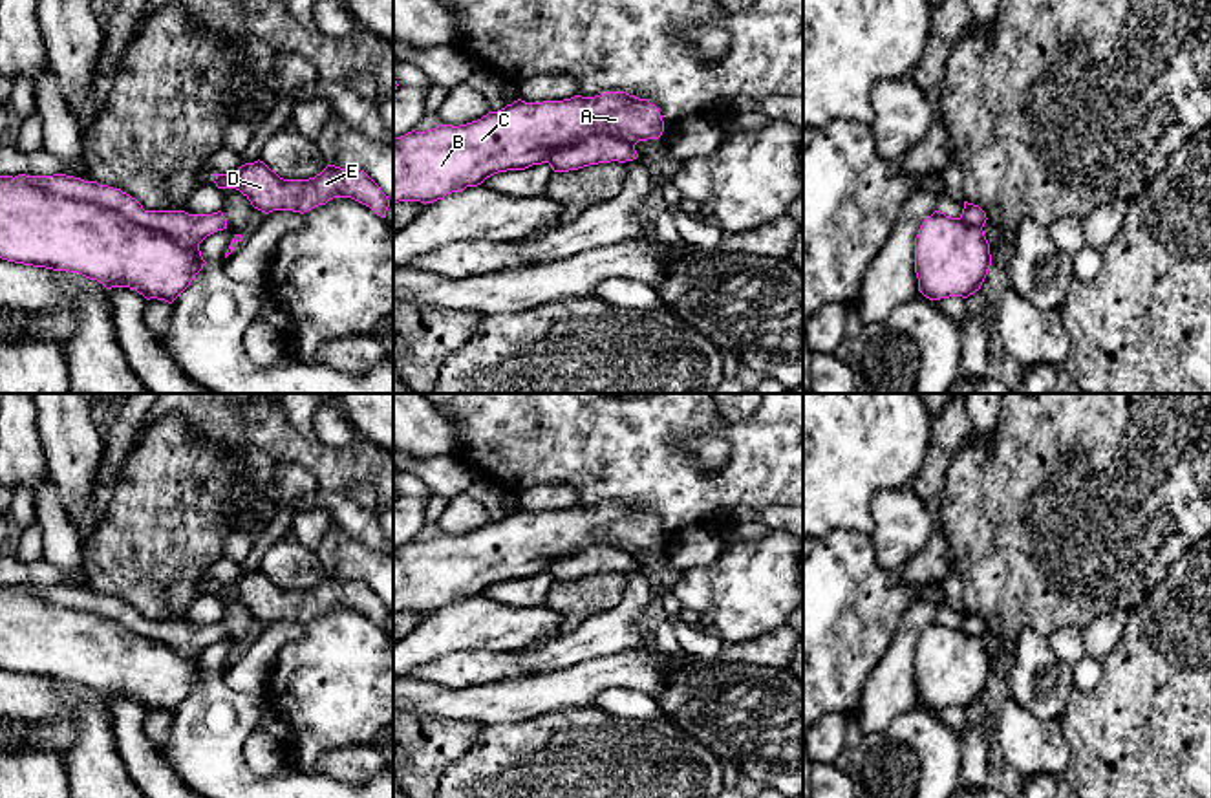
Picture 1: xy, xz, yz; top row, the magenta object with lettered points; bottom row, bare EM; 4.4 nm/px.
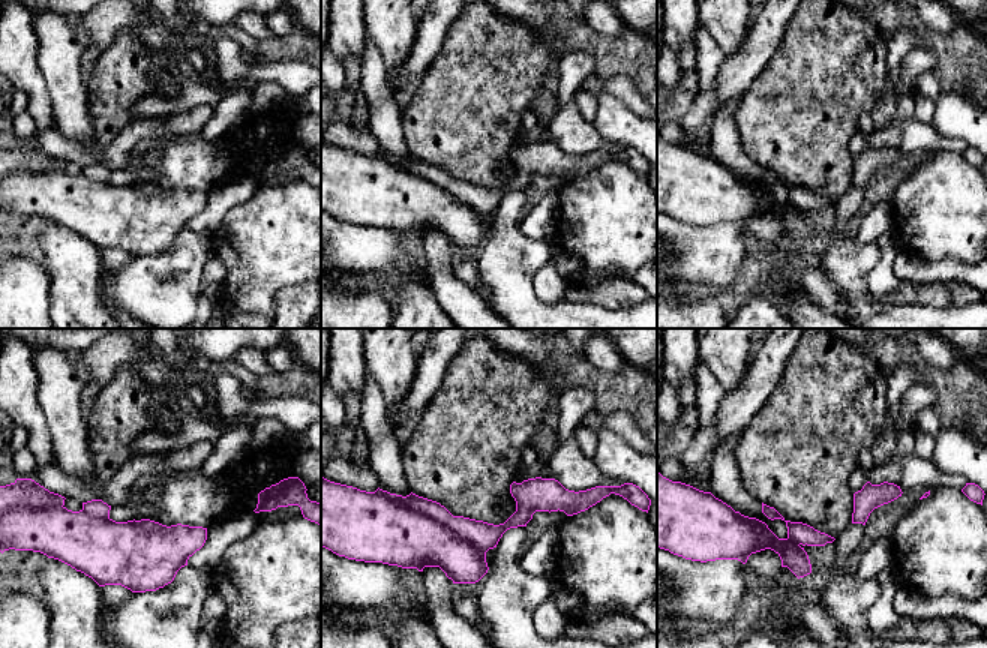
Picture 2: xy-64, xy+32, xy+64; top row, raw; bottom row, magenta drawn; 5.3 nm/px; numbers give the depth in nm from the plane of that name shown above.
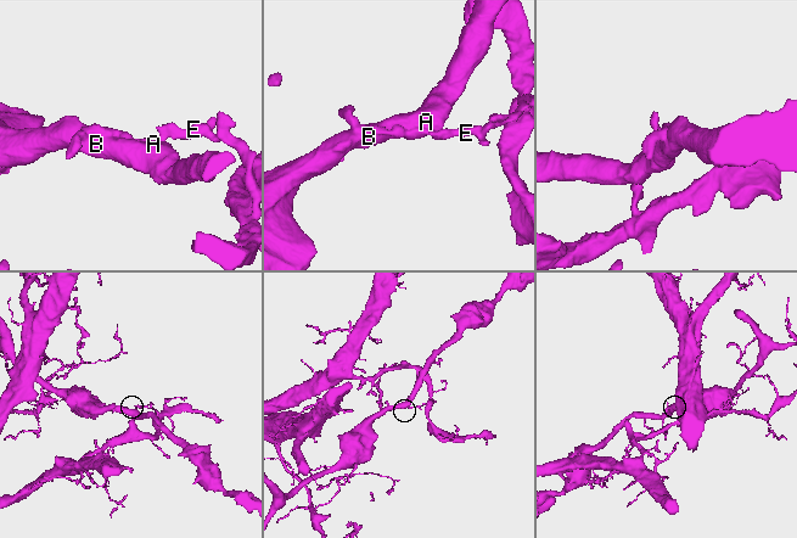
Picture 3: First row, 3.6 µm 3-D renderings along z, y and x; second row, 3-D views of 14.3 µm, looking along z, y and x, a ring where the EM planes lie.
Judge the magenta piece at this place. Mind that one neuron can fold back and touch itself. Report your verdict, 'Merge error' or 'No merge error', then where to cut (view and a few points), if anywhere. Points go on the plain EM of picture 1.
Merge error. Split along xy (15, 586), (50, 603), (96, 612), (182, 654), (198, 656)

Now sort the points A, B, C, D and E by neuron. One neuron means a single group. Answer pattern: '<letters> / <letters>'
A B C / D E

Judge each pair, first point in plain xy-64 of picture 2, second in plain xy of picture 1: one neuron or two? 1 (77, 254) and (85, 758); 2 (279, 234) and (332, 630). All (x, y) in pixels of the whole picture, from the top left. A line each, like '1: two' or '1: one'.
1: one
2: one

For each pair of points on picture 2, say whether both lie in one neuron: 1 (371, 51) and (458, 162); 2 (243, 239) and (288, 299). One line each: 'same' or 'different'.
1: different
2: different

